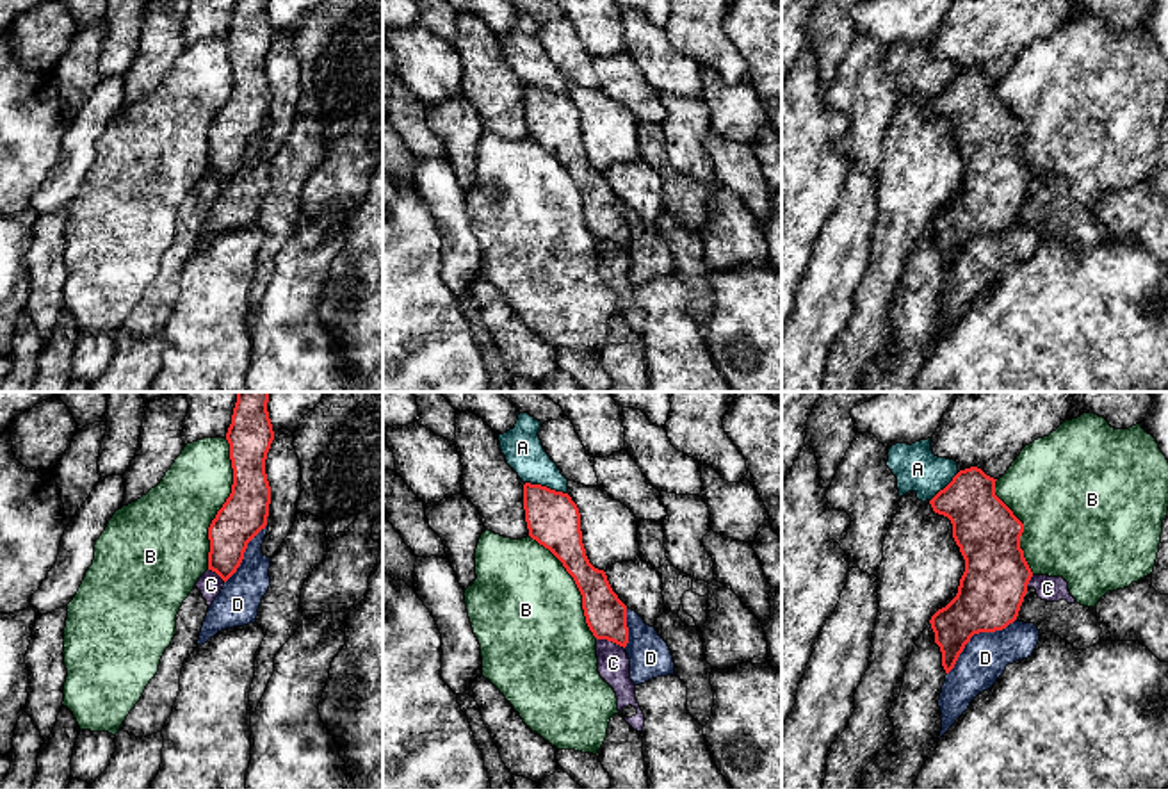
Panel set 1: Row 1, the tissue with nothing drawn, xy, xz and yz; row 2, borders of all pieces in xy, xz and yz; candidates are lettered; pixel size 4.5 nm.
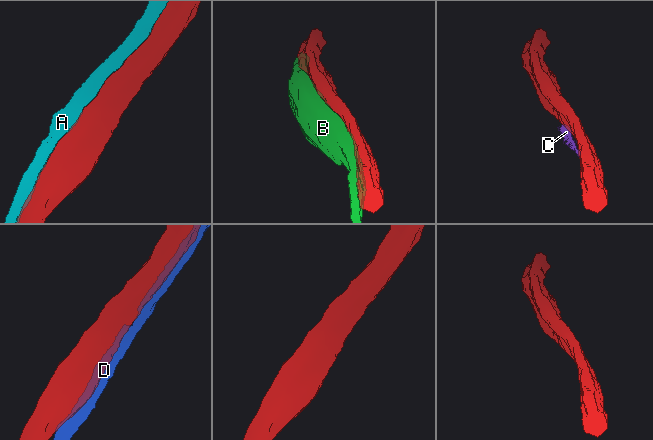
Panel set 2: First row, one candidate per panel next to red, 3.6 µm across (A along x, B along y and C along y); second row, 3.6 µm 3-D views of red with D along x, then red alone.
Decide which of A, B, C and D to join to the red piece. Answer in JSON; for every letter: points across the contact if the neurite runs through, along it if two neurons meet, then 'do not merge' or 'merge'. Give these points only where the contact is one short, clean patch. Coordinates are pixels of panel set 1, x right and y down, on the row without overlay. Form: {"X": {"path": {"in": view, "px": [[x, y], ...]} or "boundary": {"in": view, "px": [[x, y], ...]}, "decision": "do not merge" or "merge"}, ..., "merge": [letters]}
{"A": {"decision": "do not merge"}, "B": {"decision": "do not merge"}, "C": {"boundary": {"in": "xz", "px": [[597, 239], [606, 239], [624, 250]]}, "decision": "do not merge"}, "D": {"decision": "do not merge"}, "merge": []}

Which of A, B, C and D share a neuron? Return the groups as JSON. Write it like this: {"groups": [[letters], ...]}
{"groups": [["A"], ["B"], ["C"], ["D"]]}

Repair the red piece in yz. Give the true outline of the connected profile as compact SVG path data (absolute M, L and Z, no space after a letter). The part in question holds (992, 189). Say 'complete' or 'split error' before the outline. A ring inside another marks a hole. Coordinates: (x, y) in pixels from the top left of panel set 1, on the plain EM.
complete | M970 68L929 102L951 121L965 160L956 198L929 221L945 274L974 235L1002 232L1017 221L1033 178L1020 150L1024 125L995 96L995 82Z

